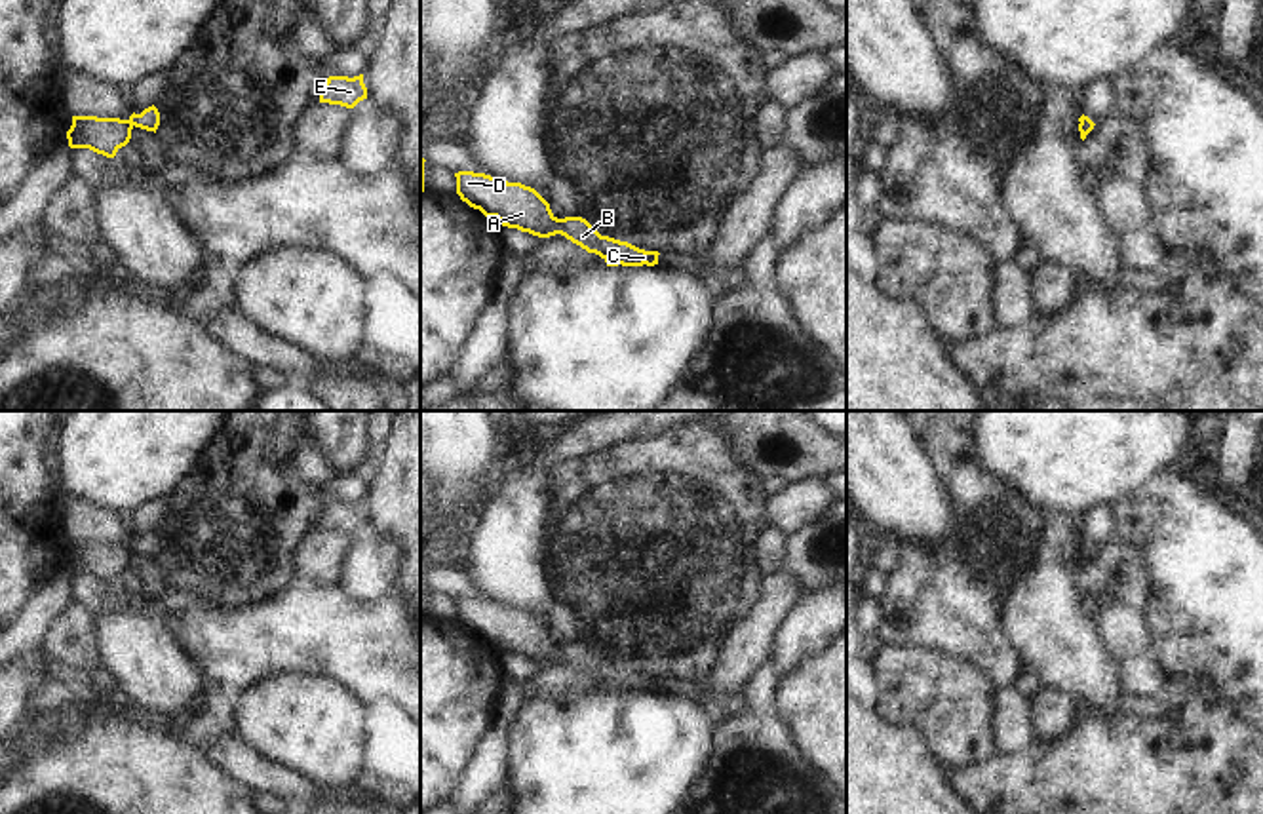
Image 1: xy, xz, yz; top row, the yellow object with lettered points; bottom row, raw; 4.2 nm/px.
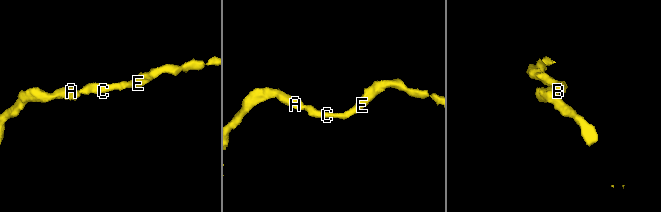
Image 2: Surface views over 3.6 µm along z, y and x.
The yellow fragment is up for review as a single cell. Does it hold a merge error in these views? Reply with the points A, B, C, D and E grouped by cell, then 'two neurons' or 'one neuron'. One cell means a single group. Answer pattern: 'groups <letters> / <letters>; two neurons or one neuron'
groups A B C D E; one neuron

